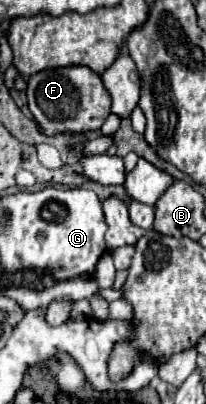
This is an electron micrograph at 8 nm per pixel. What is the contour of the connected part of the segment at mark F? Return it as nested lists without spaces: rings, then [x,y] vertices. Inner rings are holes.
[[[66,66],[36,72],[28,78],[26,94],[28,94],[28,108],[38,124],[38,130],[48,136],[62,132],[84,134],[100,130],[112,106],[110,92],[106,90],[102,78],[88,66]]]

